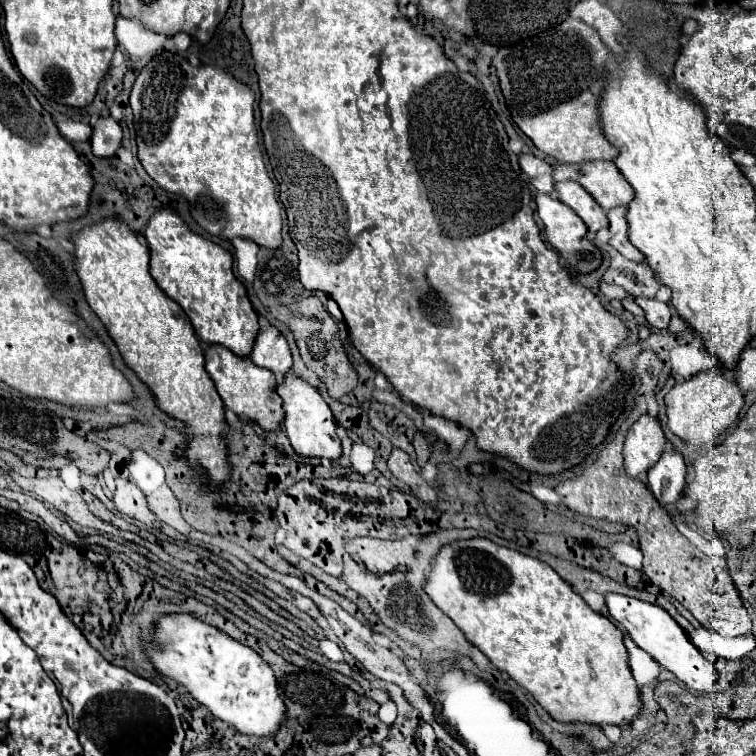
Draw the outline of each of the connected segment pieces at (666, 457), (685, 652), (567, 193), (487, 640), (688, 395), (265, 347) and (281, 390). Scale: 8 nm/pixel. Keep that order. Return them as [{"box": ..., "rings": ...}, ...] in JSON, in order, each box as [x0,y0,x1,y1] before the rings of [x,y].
[{"box":[647,448,687,506],"rings":[[[667,448],[663,450],[657,464],[649,470],[647,484],[663,506],[675,504],[685,488],[685,474],[687,470],[681,452],[677,452],[675,448]]]},{"box":[605,592,719,692],"rings":[[[607,592],[605,594],[605,604],[609,608],[609,614],[629,632],[633,642],[639,648],[643,648],[645,652],[649,652],[651,658],[655,658],[661,666],[671,670],[691,690],[715,692],[715,682],[719,678],[715,664],[709,662],[701,654],[701,650],[689,642],[685,630],[667,614],[667,610],[663,610],[657,604],[643,602],[643,600],[637,600],[637,598],[631,598],[631,596],[623,596],[623,594],[615,594],[615,592]]]},{"box":[555,180,607,232],"rings":[[[571,180],[557,182],[555,192],[563,204],[567,204],[573,212],[577,212],[577,216],[583,218],[589,232],[597,232],[607,226],[605,210],[593,200],[593,196],[579,182],[571,182]]]},{"box":[423,538,641,726],"rings":[[[469,538],[469,540],[457,540],[451,544],[445,544],[439,554],[435,556],[433,568],[425,580],[423,590],[427,592],[427,596],[435,602],[437,608],[441,608],[457,626],[459,630],[465,634],[465,638],[477,646],[491,662],[495,668],[499,668],[501,672],[507,672],[517,684],[521,684],[525,690],[529,690],[533,694],[533,698],[559,722],[589,722],[589,724],[615,724],[615,726],[625,726],[629,722],[633,722],[639,714],[641,702],[639,702],[639,688],[637,682],[631,676],[631,670],[627,666],[627,650],[623,646],[623,634],[621,630],[603,614],[593,612],[583,598],[545,562],[525,556],[517,550],[509,550],[503,546],[497,546],[495,542],[487,540],[487,538]]]},{"box":[665,368,743,446],"rings":[[[719,368],[695,374],[693,378],[673,386],[665,396],[669,428],[673,430],[673,434],[695,446],[713,446],[717,442],[717,436],[737,420],[743,404],[743,390],[733,378],[727,378]]]},{"box":[249,326,291,378],"rings":[[[269,326],[267,330],[259,330],[249,358],[257,366],[271,370],[277,378],[285,376],[291,368],[289,344],[287,344],[285,336],[275,326]]]},{"box":[277,374,341,460],"rings":[[[287,374],[281,384],[277,384],[277,394],[283,398],[283,410],[285,410],[285,422],[283,428],[295,448],[295,452],[311,458],[329,458],[335,460],[341,456],[341,440],[335,434],[335,420],[327,406],[327,402],[321,398],[319,390],[311,386],[307,380],[303,380],[297,374]]]}]

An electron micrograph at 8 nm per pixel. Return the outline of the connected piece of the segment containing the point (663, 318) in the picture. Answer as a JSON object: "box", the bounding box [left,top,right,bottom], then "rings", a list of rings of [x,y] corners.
{"box":[635,298,671,328],"rings":[[[635,298],[635,302],[645,310],[645,318],[653,328],[667,328],[671,318],[671,306],[659,300],[649,298]]]}

